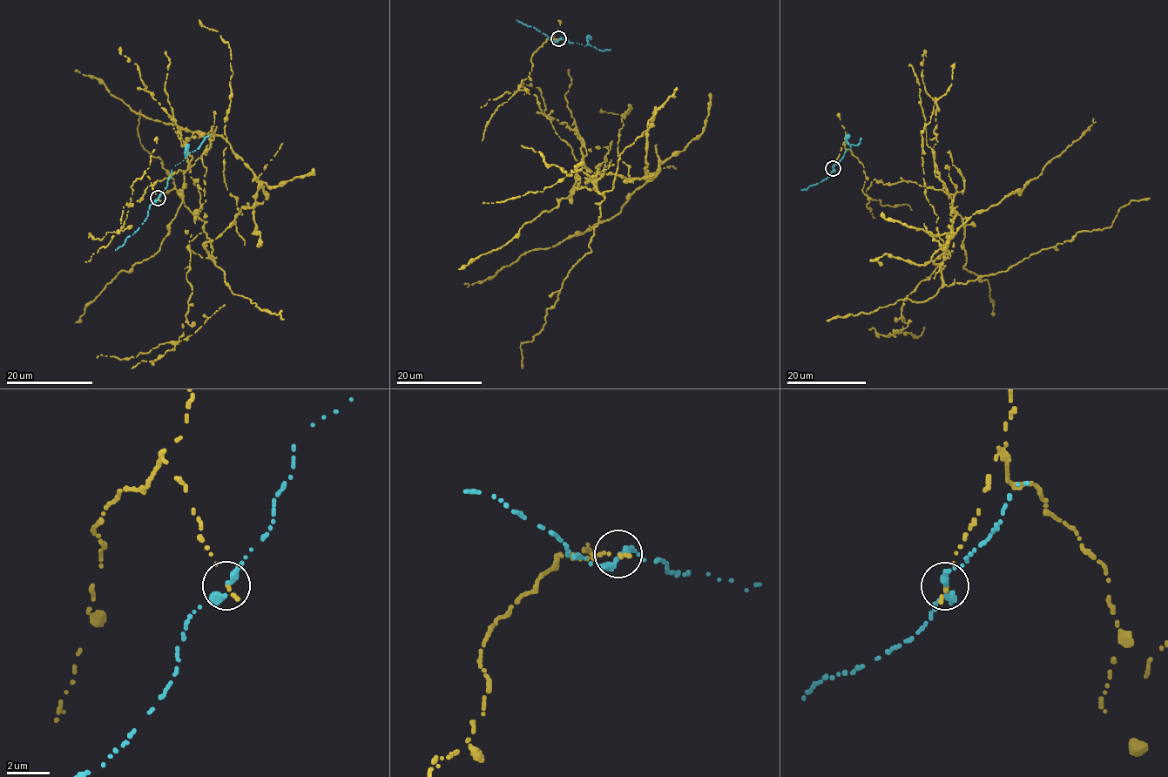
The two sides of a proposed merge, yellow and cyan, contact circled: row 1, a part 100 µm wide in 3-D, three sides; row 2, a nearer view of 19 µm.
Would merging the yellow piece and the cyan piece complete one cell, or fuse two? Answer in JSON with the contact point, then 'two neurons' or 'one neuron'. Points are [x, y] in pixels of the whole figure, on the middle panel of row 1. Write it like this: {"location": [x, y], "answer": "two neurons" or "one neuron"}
{"location": [558, 38], "answer": "two neurons"}

